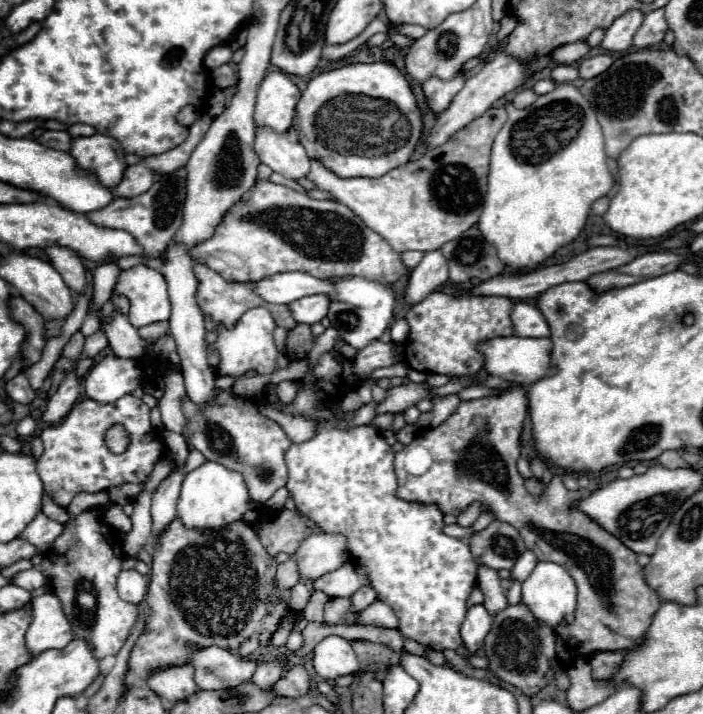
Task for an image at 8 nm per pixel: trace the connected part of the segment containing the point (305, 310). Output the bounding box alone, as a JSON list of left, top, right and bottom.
[290,294,332,324]

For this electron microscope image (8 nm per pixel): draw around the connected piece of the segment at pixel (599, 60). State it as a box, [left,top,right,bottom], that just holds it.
[578,54,614,80]

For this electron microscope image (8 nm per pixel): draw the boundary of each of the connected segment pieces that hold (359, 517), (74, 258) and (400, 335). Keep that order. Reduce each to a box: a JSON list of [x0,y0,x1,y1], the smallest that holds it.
[[286,420,478,650],[44,244,86,294],[390,319,409,344]]

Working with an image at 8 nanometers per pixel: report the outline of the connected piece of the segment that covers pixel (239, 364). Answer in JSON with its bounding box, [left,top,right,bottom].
[214,308,276,376]

